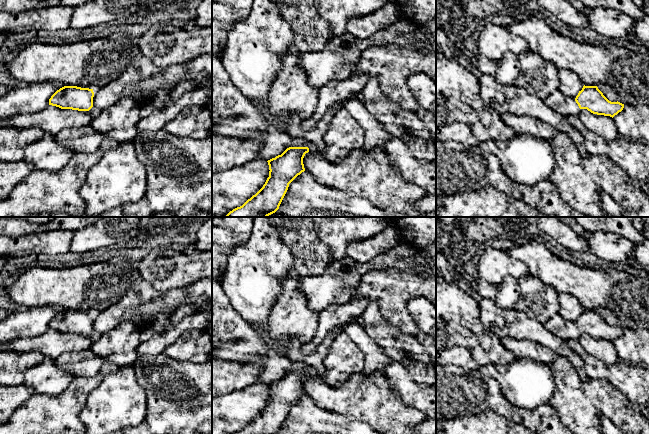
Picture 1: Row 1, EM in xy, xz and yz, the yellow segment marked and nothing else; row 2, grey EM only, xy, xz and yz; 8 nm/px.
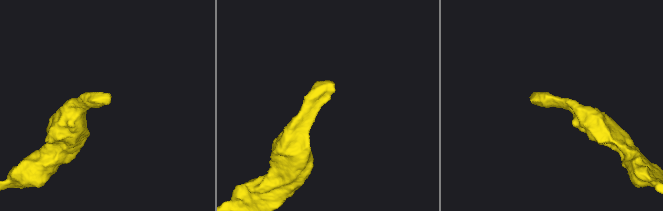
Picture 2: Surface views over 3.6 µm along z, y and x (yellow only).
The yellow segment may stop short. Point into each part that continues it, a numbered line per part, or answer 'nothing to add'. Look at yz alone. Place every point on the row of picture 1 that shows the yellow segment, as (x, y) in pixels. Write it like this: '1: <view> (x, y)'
1: yz (565, 105)

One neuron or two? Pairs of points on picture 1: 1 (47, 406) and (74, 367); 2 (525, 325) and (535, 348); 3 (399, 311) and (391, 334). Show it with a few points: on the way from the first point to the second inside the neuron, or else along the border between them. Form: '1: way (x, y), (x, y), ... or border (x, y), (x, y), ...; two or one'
1: border (98, 371), (92, 376), (75, 377); two
2: border (509, 337), (536, 341), (545, 345), (553, 352); two
3: border (378, 309), (385, 319), (414, 338); two

